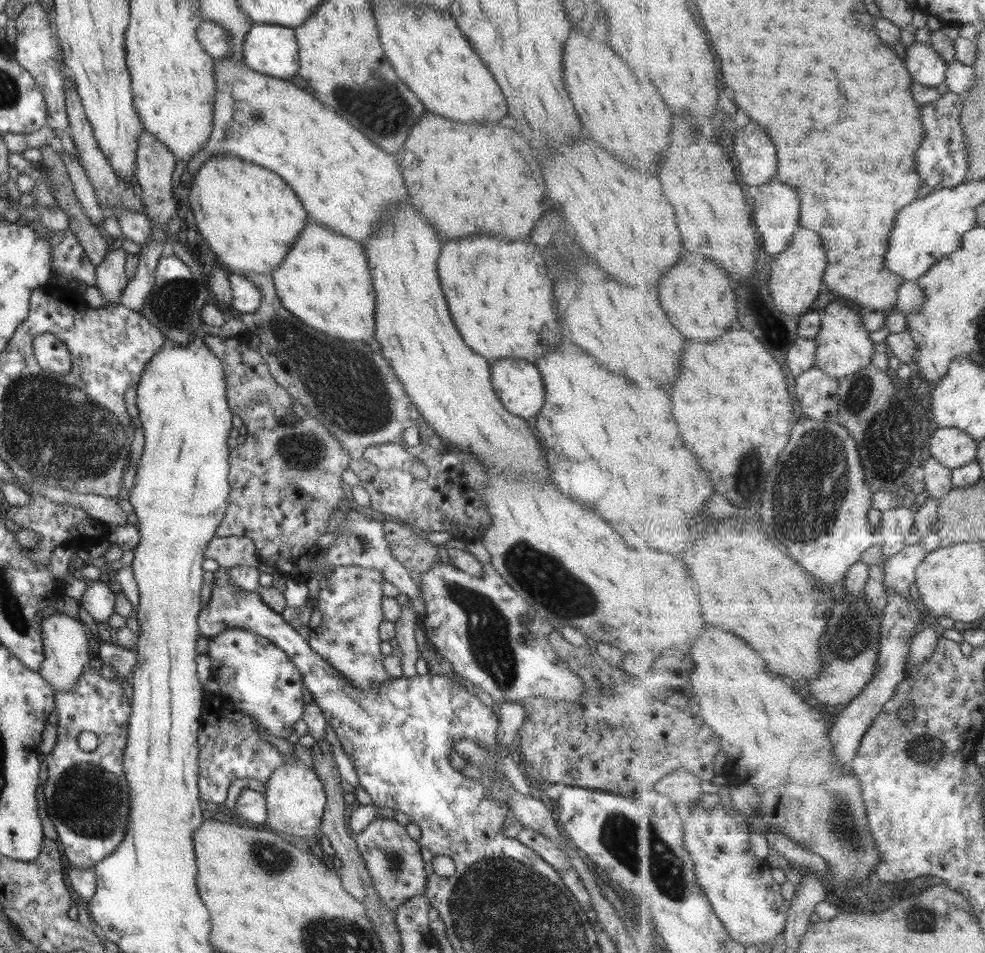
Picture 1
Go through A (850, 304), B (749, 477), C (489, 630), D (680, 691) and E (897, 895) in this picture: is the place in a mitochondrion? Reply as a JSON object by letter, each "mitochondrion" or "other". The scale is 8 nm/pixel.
{"A":"other","B":"mitochondrion","C":"mitochondrion","D":"other","E":"mitochondrion"}

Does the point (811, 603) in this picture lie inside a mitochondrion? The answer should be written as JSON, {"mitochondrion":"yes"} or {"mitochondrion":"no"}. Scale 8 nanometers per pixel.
{"mitochondrion":"no"}

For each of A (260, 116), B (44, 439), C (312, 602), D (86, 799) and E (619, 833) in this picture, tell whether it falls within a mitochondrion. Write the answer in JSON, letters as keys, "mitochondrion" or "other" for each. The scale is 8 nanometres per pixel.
{"A":"mitochondrion","B":"mitochondrion","C":"other","D":"mitochondrion","E":"mitochondrion"}

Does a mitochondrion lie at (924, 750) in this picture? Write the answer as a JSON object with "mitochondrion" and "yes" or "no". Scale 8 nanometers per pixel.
{"mitochondrion":"yes"}

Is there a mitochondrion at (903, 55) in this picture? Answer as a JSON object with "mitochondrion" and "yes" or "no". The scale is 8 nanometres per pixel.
{"mitochondrion":"no"}

